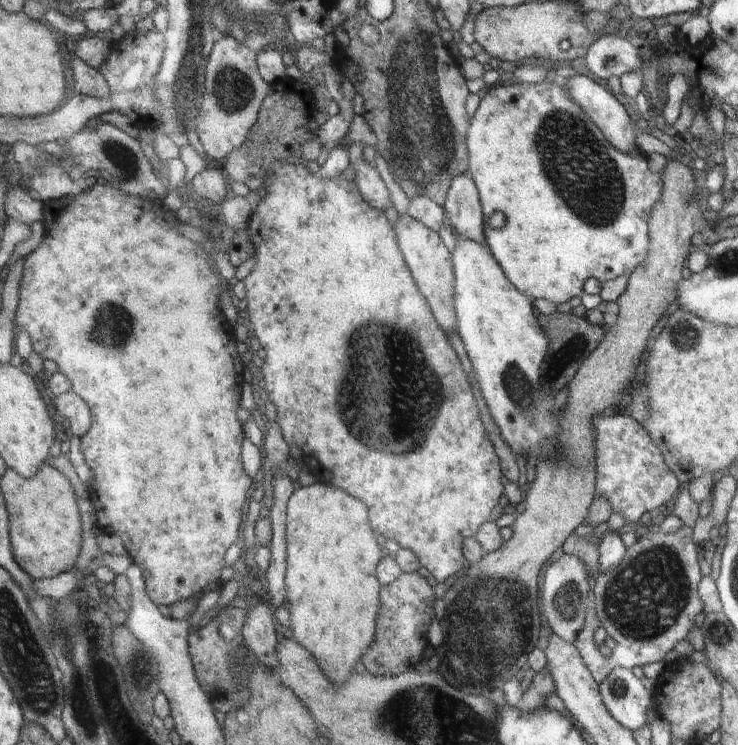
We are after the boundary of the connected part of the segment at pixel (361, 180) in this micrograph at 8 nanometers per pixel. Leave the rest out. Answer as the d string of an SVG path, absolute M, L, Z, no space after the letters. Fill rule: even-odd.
M357 144L349 146L349 160L356 167L355 180L364 199L375 209L384 211L388 206L392 206L390 196L388 196L388 188L374 167L362 160L362 147Z

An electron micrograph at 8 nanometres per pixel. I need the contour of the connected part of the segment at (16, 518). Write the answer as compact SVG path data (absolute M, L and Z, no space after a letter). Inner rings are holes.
M46 461L38 474L33 477L25 477L16 469L9 467L1 481L10 514L12 514L14 554L22 568L36 579L56 578L76 568L76 562L80 560L80 552L82 552L82 544L84 544L84 526L82 526L78 496L76 496L76 490L72 486L70 478L67 478L52 463Z

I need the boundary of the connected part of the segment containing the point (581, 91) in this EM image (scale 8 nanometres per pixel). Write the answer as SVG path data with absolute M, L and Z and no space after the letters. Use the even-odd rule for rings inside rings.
M577 75L568 78L564 83L571 94L571 97L583 108L588 116L598 125L598 128L604 133L609 141L614 145L614 148L623 153L630 153L638 148L636 143L637 129L634 127L634 122L630 119L626 112L626 105L622 105L616 99L614 93L606 90L604 86L593 81L585 75Z

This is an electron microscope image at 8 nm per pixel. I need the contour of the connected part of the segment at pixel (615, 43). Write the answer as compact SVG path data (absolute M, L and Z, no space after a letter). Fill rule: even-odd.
M609 33L596 38L585 58L590 72L600 80L620 78L624 73L640 69L644 60L628 39Z

